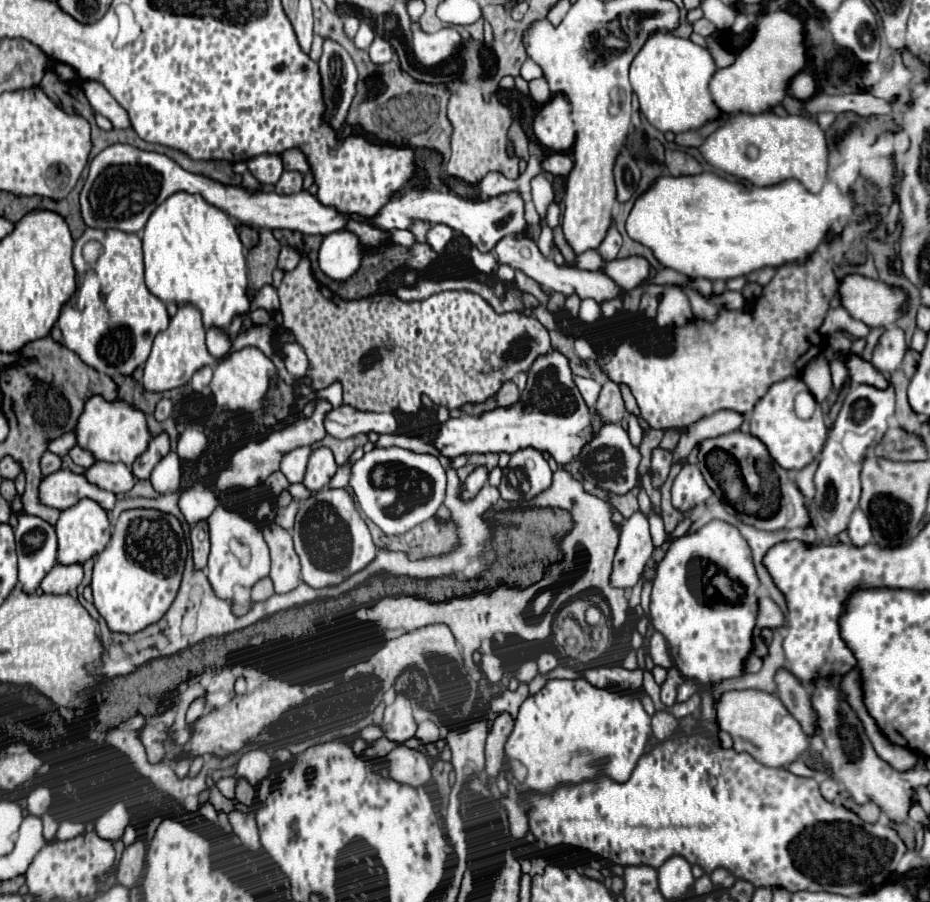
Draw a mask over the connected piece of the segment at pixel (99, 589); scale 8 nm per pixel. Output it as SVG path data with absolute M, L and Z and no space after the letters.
M132 509L118 517L110 543L96 555L92 573L94 605L110 629L118 633L138 633L170 609L184 571L186 549L182 545L186 545L184 531L172 515L152 509Z

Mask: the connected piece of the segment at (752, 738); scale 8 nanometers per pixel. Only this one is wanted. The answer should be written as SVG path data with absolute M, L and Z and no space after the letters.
M728 691L716 703L720 729L730 733L734 739L734 749L738 753L750 753L758 763L768 767L786 767L792 761L800 759L810 743L808 735L802 731L798 721L790 715L790 711L782 705L782 701L764 691Z

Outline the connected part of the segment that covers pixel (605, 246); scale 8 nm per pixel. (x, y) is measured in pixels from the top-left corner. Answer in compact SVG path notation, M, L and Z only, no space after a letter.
M612 223L610 229L608 229L608 233L606 233L606 237L604 237L604 241L598 247L598 253L600 253L600 257L604 261L612 261L612 259L616 259L616 255L620 251L620 245L622 245L622 235L618 233L616 225Z

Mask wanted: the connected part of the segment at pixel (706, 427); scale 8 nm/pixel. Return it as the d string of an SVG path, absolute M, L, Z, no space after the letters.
M726 409L722 413L714 413L710 417L704 417L702 421L696 421L694 425L690 425L690 429L682 433L678 447L674 449L674 463L678 463L682 457L688 457L688 453L696 447L696 443L738 431L740 425L742 425L742 417Z

